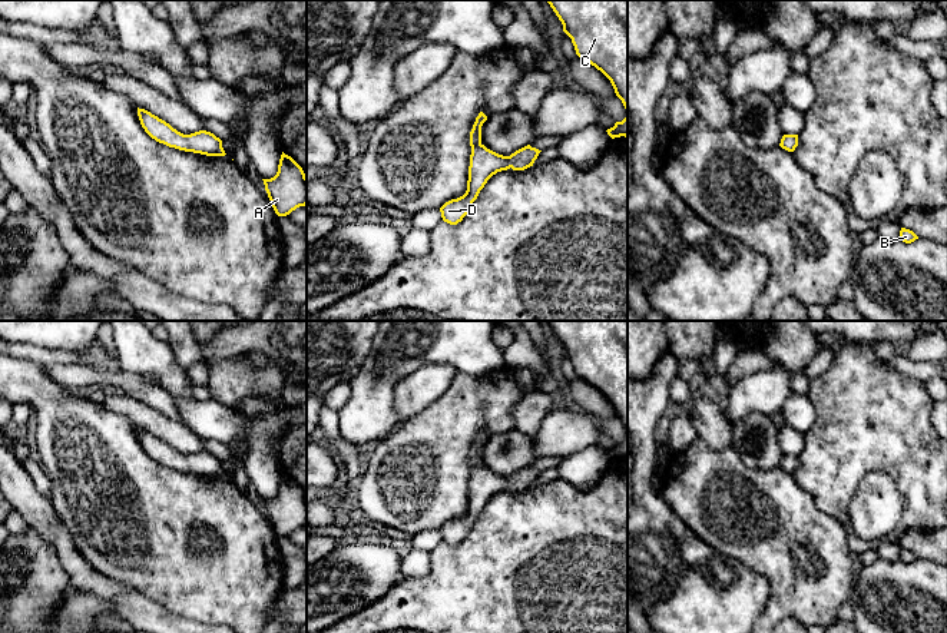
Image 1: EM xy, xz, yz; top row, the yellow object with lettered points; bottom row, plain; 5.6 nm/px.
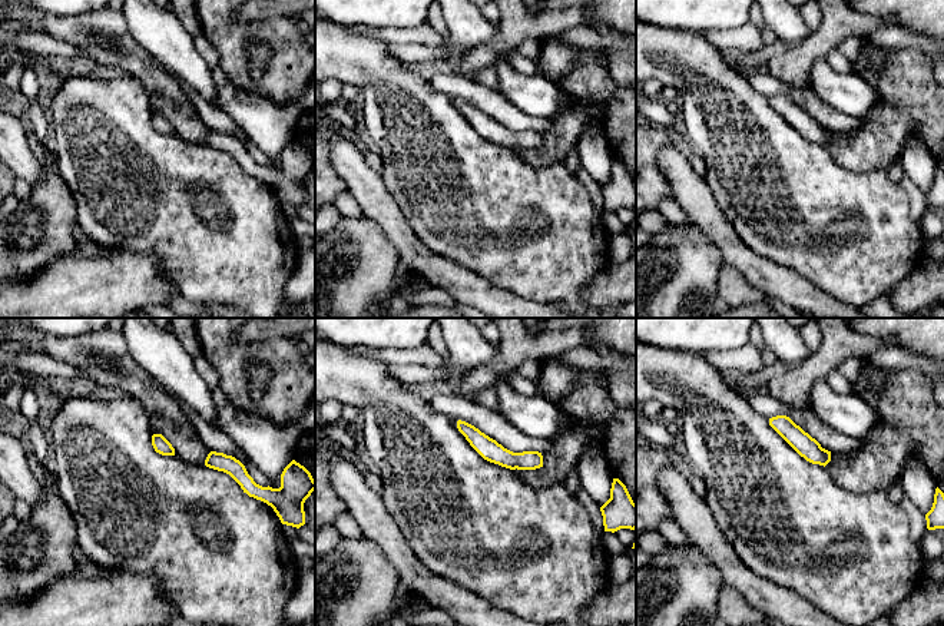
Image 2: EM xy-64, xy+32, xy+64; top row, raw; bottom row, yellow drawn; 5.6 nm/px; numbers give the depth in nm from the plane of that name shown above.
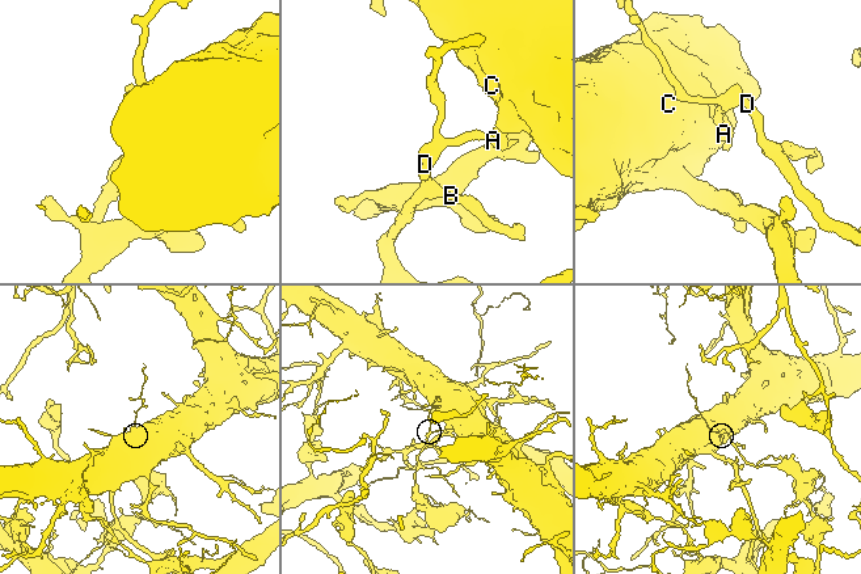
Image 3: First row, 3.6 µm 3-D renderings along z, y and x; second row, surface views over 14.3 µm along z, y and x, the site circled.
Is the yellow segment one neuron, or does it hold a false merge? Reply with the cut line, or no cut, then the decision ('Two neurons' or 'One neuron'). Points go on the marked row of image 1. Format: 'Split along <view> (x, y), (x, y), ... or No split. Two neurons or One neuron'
Split along xy (191, 133), (194, 146), (189, 151). Two neurons

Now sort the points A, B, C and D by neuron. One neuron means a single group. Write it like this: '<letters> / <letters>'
A C / B D

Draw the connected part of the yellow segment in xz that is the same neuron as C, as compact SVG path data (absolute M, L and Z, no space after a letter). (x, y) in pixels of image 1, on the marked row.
M546 0L572 39L576 54L600 70L626 109L626 117L607 129L615 139L628 137L628 0Z

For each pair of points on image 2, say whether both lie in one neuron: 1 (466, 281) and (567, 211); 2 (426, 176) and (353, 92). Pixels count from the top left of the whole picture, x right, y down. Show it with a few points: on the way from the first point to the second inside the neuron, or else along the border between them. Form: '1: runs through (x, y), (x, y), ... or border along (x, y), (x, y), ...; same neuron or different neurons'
1: border along (447, 258), (469, 267), (506, 291); different neurons
2: border along (344, 82), (353, 83), (361, 93); different neurons

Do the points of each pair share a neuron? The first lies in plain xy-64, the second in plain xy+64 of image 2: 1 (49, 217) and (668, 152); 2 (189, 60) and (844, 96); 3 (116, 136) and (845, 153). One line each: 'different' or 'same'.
1: different
2: different
3: different

